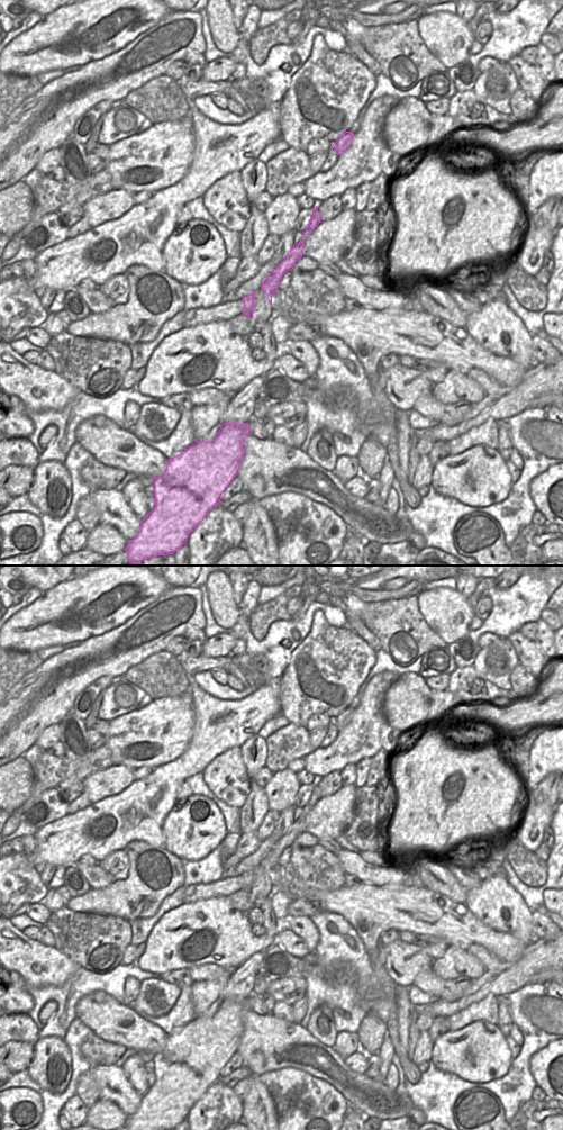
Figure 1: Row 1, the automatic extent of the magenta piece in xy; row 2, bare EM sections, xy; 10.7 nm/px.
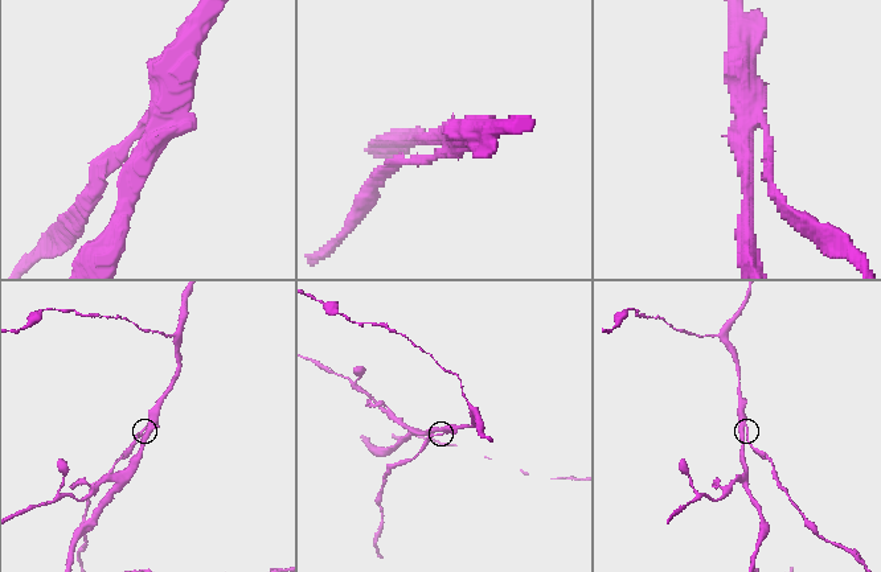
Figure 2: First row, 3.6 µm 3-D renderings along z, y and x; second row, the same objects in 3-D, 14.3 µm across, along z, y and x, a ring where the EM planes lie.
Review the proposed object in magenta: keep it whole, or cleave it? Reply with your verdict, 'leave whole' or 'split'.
split

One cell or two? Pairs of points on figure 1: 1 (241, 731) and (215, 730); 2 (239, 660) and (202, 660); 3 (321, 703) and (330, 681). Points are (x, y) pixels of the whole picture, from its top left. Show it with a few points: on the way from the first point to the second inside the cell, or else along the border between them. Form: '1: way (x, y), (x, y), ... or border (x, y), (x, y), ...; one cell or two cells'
1: way (234, 729), (221, 729); one cell
2: way (230, 660), (227, 662), (211, 662); one cell
3: way (321, 697), (321, 690), (325, 687); one cell

